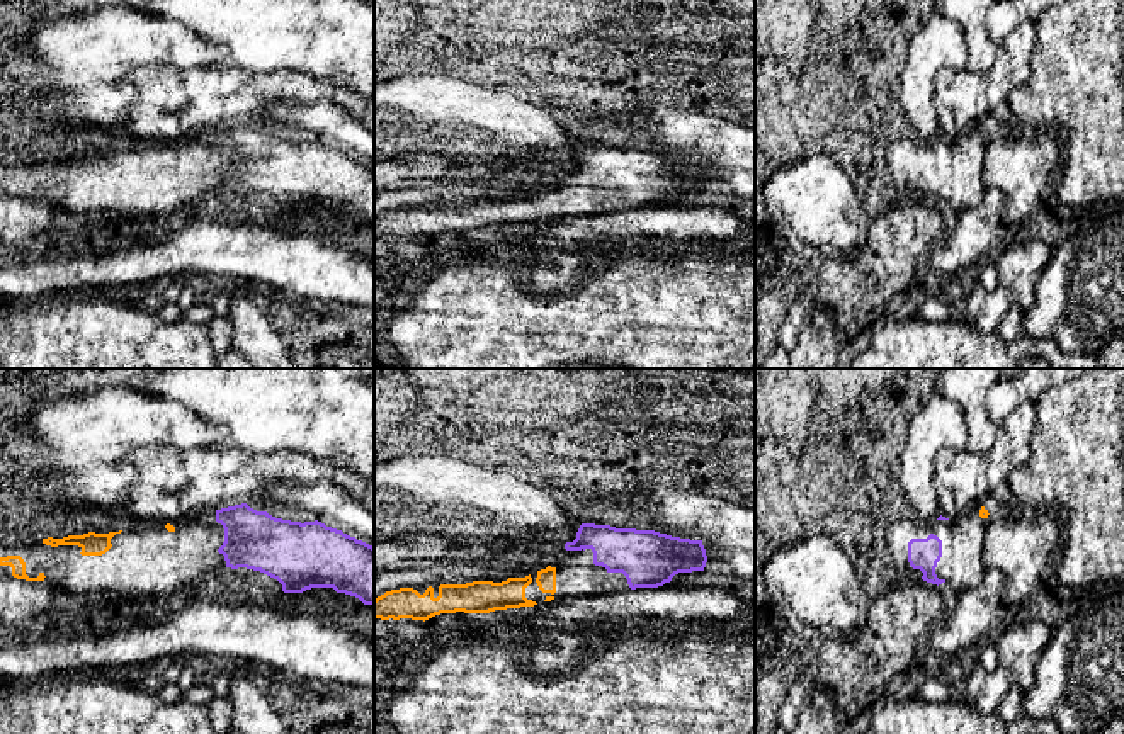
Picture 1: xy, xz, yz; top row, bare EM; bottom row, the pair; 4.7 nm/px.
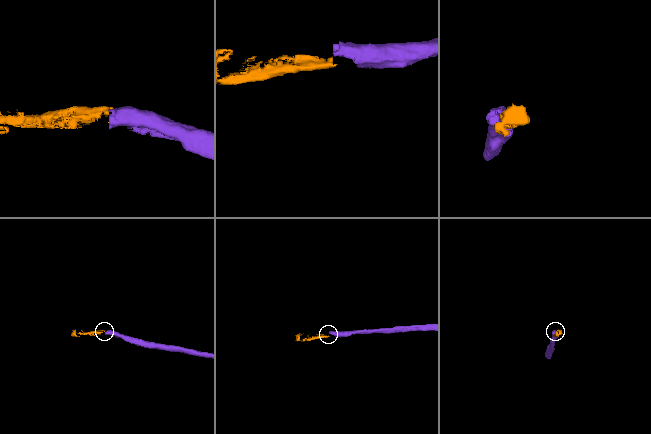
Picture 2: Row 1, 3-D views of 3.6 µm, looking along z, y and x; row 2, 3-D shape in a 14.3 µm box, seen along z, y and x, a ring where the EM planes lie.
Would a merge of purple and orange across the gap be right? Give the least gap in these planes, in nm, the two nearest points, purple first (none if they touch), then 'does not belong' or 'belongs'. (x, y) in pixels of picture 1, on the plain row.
100 nm apart; from purple across xz (567, 169), (555, 187); belongs

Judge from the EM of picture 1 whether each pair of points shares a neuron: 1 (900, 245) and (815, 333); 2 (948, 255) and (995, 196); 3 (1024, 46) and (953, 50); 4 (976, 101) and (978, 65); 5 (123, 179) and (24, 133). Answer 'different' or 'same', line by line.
1: same
2: same
3: different
4: different
5: same

